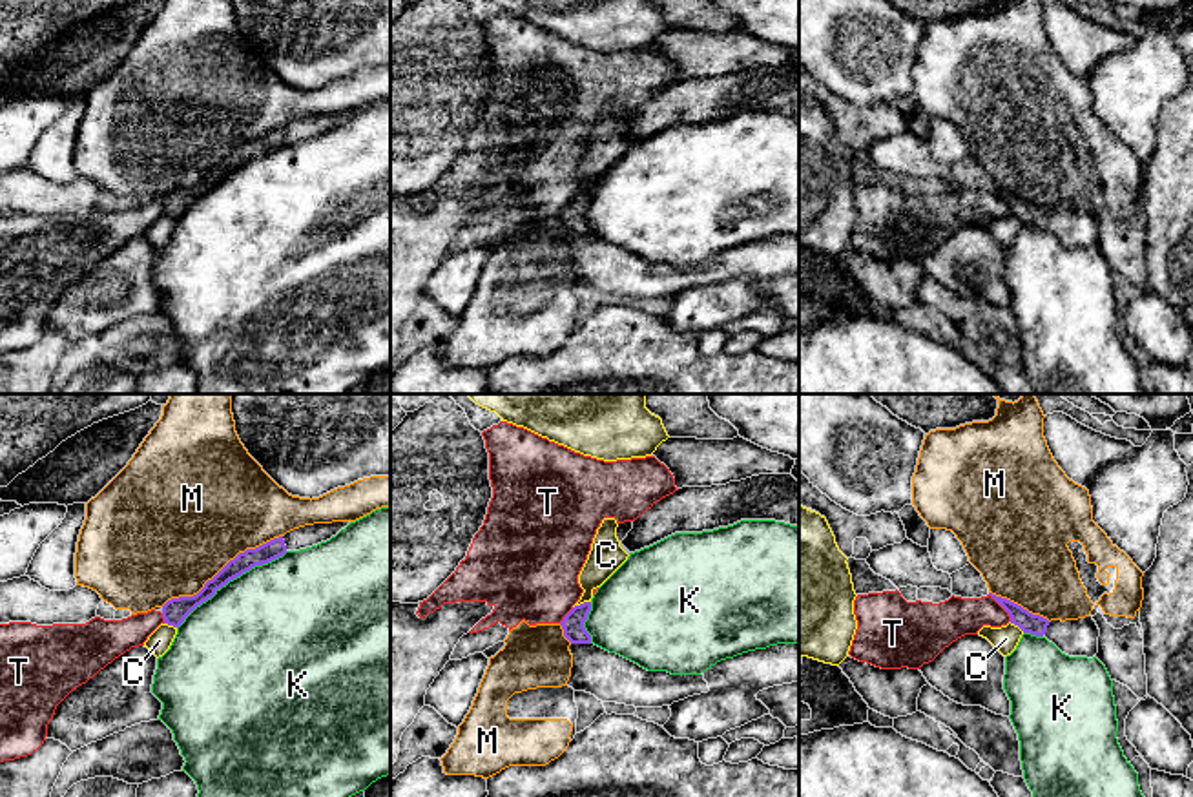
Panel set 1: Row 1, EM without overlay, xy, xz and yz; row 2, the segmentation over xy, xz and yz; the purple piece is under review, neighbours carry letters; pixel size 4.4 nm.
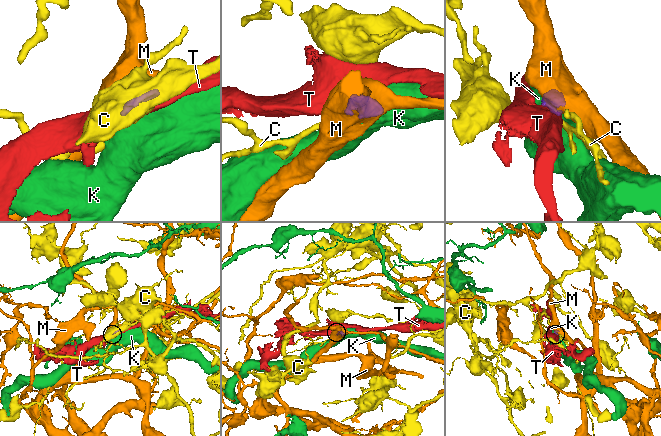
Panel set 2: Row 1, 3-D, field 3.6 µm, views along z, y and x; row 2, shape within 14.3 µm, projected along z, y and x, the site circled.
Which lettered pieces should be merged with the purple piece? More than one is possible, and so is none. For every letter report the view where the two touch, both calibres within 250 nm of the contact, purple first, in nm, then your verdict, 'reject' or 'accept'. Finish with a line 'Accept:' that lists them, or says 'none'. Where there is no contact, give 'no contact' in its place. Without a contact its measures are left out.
C: xz | 100/150 nm | reject
K: xy | 90/480 nm | reject
M: xy | 90/500 nm | reject
T: yz | 90/180 nm | reject
Accept: none

